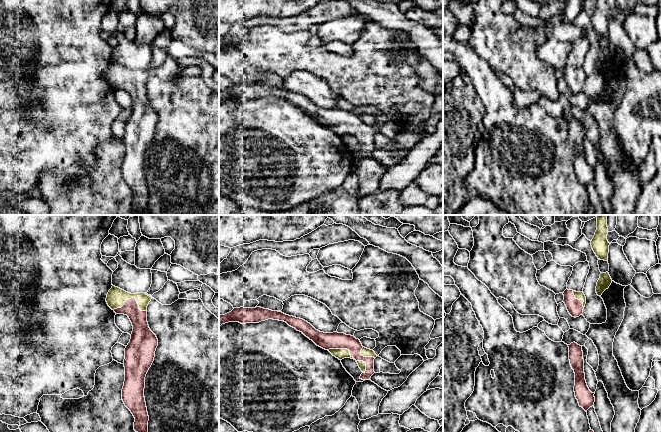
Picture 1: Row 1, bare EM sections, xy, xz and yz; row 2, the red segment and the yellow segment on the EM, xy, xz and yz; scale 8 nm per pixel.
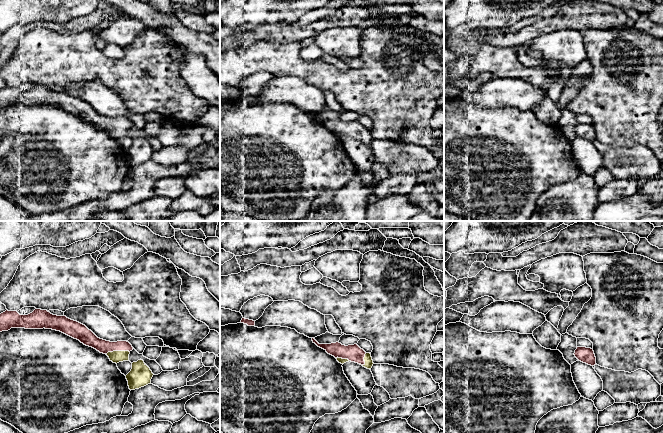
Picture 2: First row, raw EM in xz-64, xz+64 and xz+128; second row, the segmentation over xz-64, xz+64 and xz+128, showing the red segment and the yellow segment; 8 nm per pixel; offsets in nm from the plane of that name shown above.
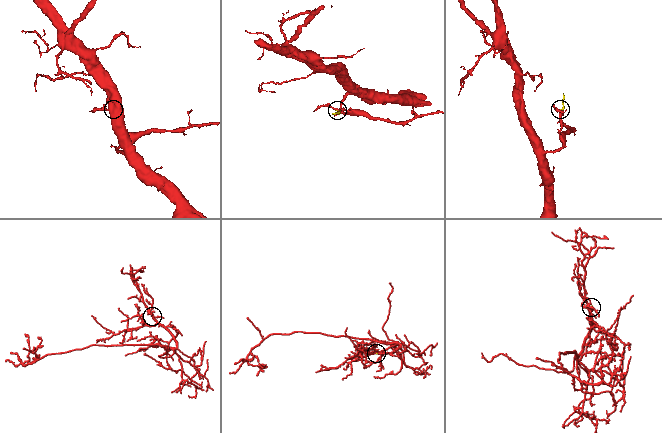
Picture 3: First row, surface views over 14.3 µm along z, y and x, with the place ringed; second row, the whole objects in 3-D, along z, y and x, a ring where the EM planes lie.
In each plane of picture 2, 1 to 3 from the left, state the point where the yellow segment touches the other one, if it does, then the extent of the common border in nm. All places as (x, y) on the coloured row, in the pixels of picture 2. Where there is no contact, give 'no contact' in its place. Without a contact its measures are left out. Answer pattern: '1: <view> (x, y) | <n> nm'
1: xz-64 (117, 350) | 190 nm
2: xz+64 (363, 359) | 110 nm
3: no contact

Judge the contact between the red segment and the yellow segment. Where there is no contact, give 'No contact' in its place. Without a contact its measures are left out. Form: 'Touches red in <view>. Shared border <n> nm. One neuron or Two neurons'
Touches red in xz. Shared border 360 nm. One neuron

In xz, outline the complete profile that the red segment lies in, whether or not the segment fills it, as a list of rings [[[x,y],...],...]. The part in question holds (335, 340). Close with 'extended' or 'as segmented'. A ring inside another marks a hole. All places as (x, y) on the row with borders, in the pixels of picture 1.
[[[261,307],[256,308],[234,308],[225,315],[219,315],[219,326],[228,322],[259,323],[268,319],[286,322],[289,326],[302,332],[317,346],[328,350],[333,356],[342,360],[344,358],[354,359],[361,371],[362,380],[370,380],[374,372],[374,359],[377,357],[373,350],[362,346],[359,339],[344,333],[324,333],[316,330],[307,321],[286,315],[282,312],[272,311]]] | extended

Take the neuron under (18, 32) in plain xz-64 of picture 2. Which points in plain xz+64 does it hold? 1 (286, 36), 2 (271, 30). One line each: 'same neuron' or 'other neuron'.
1: same neuron
2: same neuron

